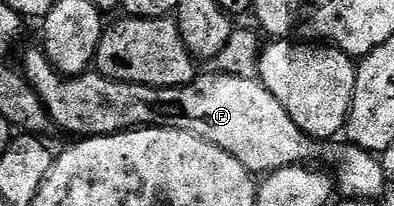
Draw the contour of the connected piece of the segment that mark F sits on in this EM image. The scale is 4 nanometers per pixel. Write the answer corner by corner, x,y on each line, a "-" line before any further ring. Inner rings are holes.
46,54
31,55
27,59
28,71
25,71
31,88
34,89
43,106
47,109
50,122
67,131
72,131
75,137
90,137
93,135
116,135
118,131
129,131
136,127
172,127
193,133
237,157
241,165
245,165
252,173
270,173
280,171
282,167
307,165
311,159
319,159
326,153
328,144
316,141
304,133
301,128
285,113
281,101
265,89
258,78
246,79
236,75
200,74
195,82
183,87
143,87
139,83
119,83
116,79
106,79
98,73
84,73
78,77
64,77
51,66
51,60

